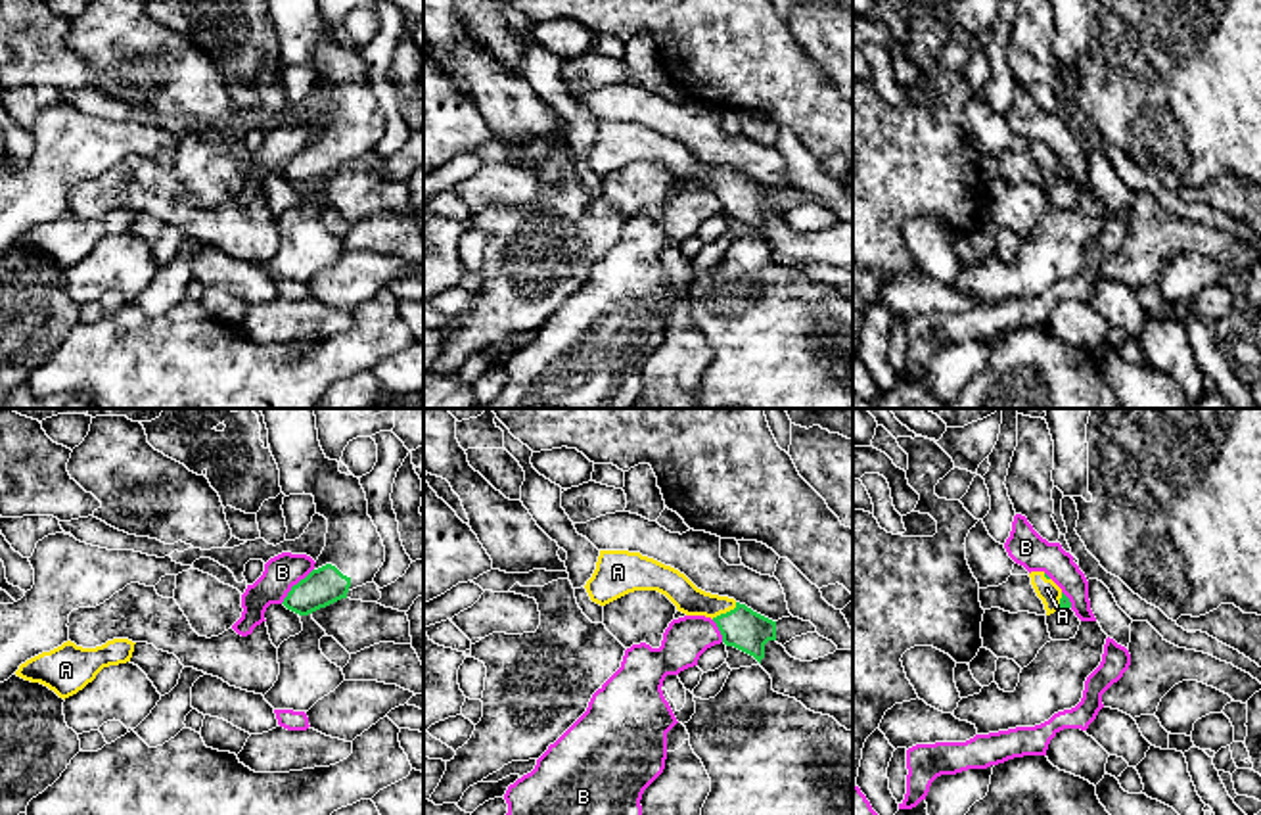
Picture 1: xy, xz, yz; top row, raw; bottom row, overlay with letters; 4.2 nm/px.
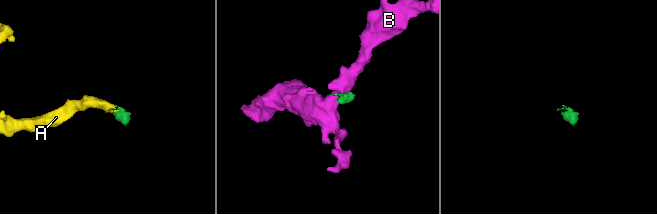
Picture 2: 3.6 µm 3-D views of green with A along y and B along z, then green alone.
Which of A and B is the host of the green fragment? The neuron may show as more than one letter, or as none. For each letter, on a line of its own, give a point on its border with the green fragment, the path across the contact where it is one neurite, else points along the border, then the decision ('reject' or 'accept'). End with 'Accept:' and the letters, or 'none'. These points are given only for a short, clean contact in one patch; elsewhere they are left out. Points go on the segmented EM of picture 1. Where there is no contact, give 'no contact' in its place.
A: contact xz (727, 612); way xz (742, 628), (727, 612), (690, 601), (677, 587); accept
B: contact xy (294, 585); border xy (313, 568), (280, 603); reject
Accept: A

